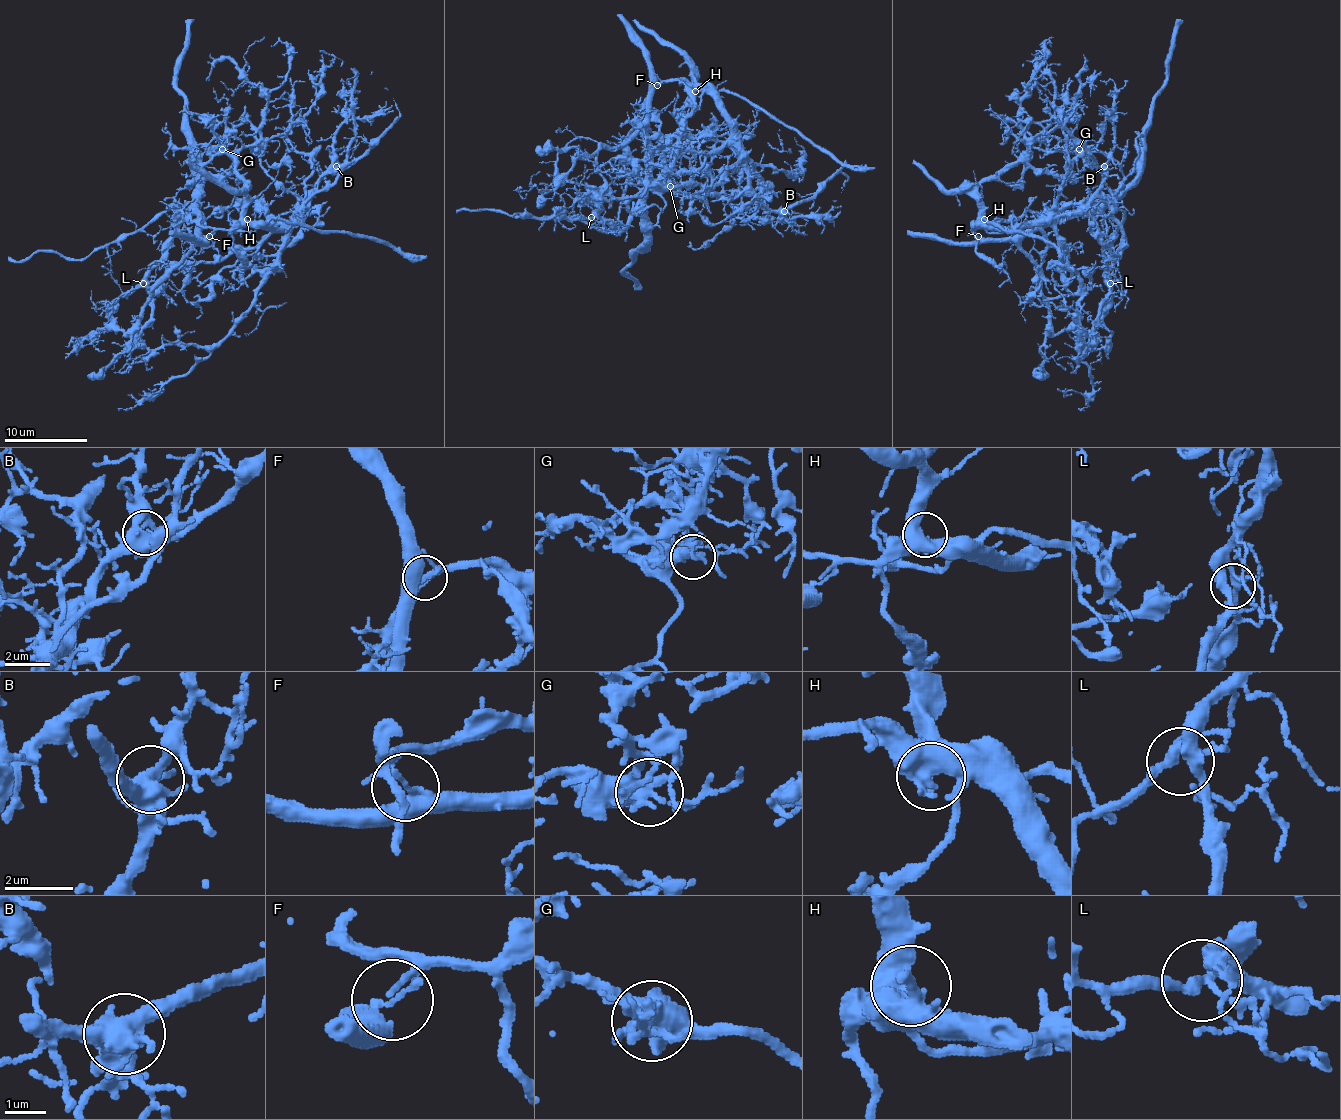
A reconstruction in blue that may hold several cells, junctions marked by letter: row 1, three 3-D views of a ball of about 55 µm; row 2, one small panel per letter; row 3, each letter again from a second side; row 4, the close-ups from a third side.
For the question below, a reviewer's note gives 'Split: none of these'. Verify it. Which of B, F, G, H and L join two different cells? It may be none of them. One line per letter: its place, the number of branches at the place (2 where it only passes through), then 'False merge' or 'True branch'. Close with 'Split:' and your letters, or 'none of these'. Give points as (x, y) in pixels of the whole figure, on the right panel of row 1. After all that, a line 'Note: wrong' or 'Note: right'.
B: Place: (1104, 166). Branches: 5. True branch
F: Place: (978, 236). Branches: 3. False merge
G: Place: (1079, 149). Branches: 3. True branch
H: Place: (984, 219). Branches: 4. True branch
L: Place: (1110, 283). Branches: 3. True branch
Split: F
Note: wrong

